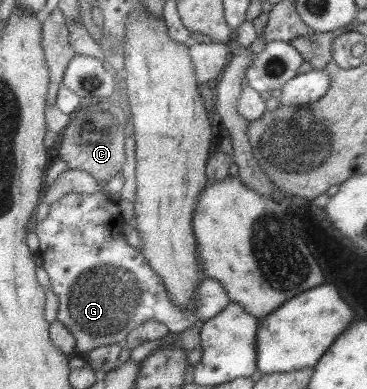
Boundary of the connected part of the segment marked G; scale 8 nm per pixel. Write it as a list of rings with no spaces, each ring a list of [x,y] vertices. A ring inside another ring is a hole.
[[[96,191],[92,194],[67,192],[56,202],[49,204],[46,218],[31,224],[31,229],[39,242],[36,259],[46,272],[50,289],[58,301],[56,321],[71,331],[75,340],[75,350],[81,355],[105,344],[122,344],[133,328],[148,320],[165,324],[170,333],[182,332],[196,322],[204,323],[205,320],[213,318],[230,302],[222,285],[216,280],[203,277],[202,282],[198,282],[195,286],[194,307],[196,310],[184,312],[178,306],[174,306],[166,294],[164,284],[151,271],[144,256],[139,250],[126,244],[123,238],[123,223],[117,199]]]

